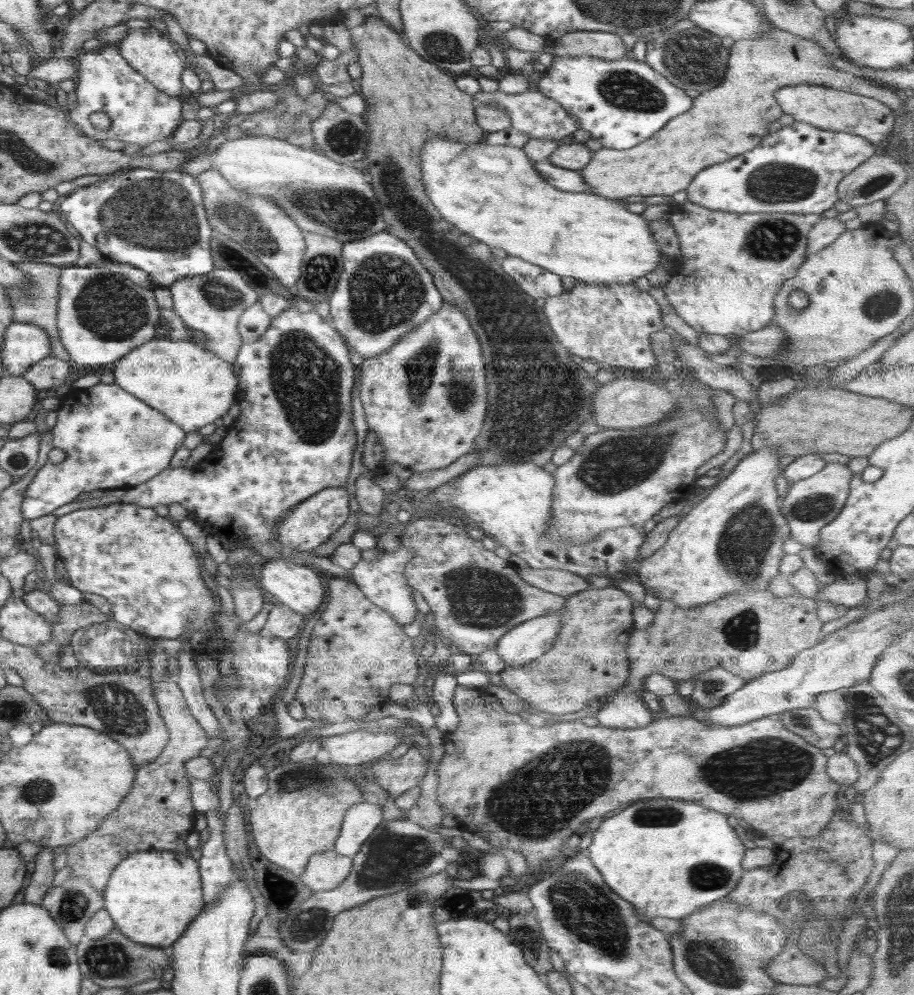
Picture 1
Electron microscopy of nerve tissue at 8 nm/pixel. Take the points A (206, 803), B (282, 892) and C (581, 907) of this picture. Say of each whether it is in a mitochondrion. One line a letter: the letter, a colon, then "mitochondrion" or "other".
A: other
B: mitochondrion
C: mitochondrion

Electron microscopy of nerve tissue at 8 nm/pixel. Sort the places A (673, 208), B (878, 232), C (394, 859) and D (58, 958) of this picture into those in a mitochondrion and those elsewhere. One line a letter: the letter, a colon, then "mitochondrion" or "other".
A: other
B: other
C: mitochondrion
D: mitochondrion

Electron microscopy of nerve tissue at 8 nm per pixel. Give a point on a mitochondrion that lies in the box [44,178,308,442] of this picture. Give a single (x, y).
(110, 308)

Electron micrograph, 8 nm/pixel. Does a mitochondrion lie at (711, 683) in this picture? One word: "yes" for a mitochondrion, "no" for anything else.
yes

